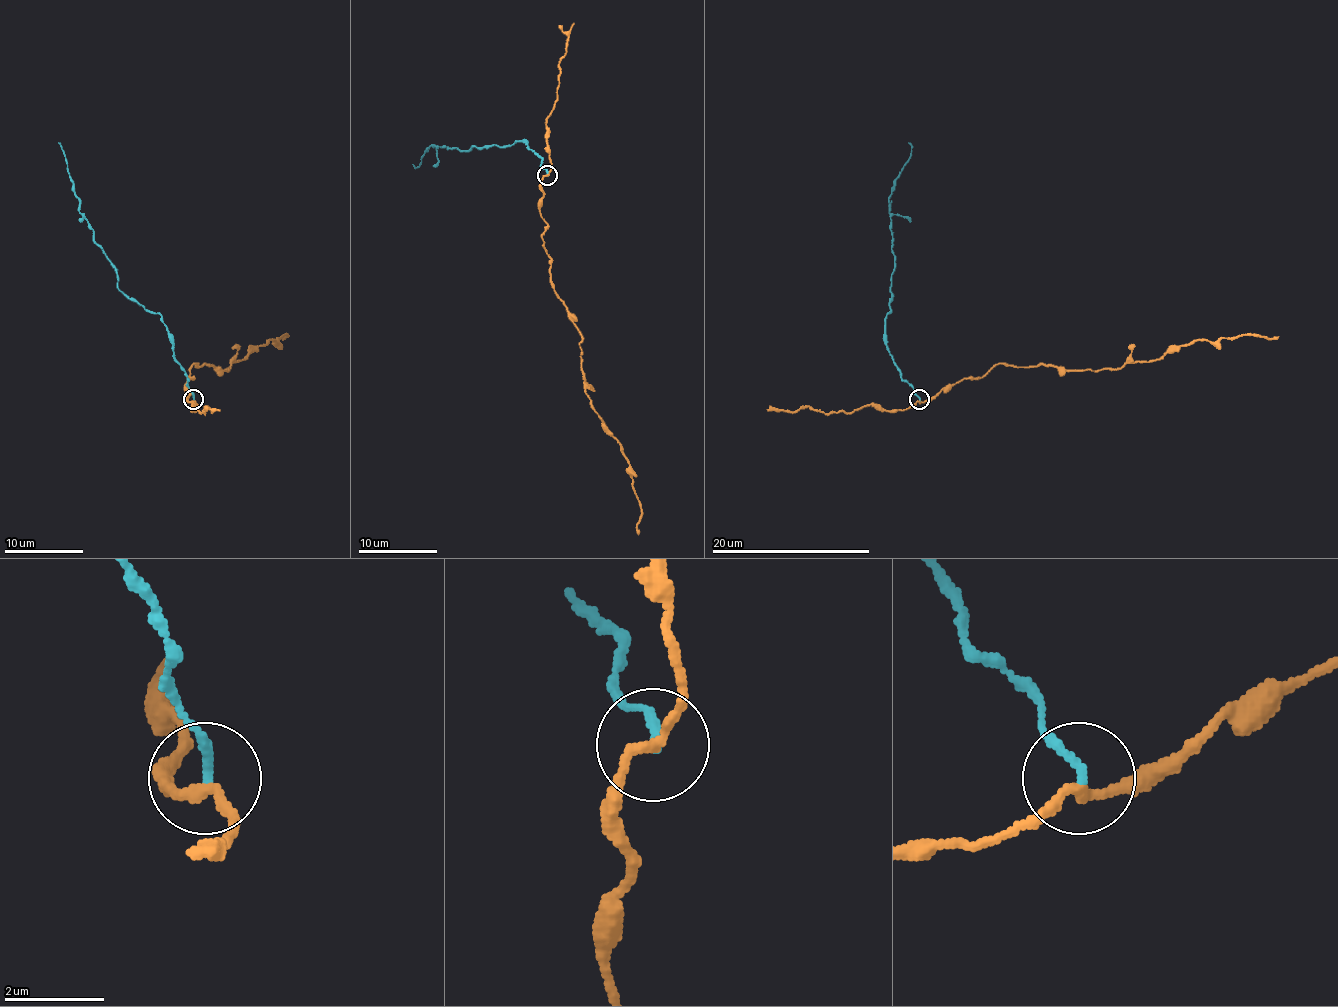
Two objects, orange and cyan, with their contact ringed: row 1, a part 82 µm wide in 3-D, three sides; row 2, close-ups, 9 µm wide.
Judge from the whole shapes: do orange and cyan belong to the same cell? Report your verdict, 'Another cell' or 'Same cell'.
Another cell

